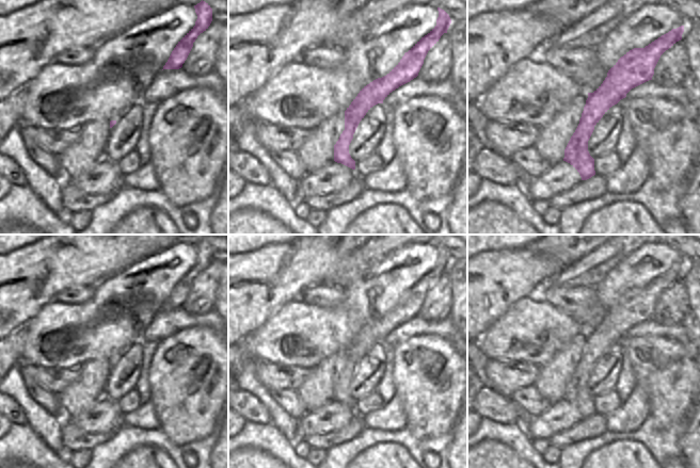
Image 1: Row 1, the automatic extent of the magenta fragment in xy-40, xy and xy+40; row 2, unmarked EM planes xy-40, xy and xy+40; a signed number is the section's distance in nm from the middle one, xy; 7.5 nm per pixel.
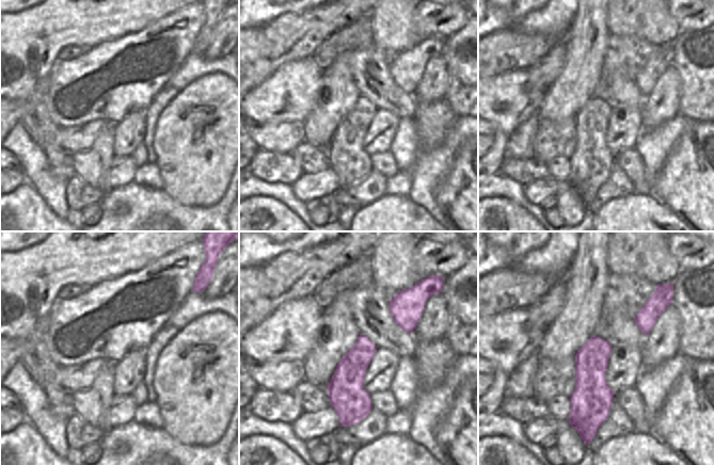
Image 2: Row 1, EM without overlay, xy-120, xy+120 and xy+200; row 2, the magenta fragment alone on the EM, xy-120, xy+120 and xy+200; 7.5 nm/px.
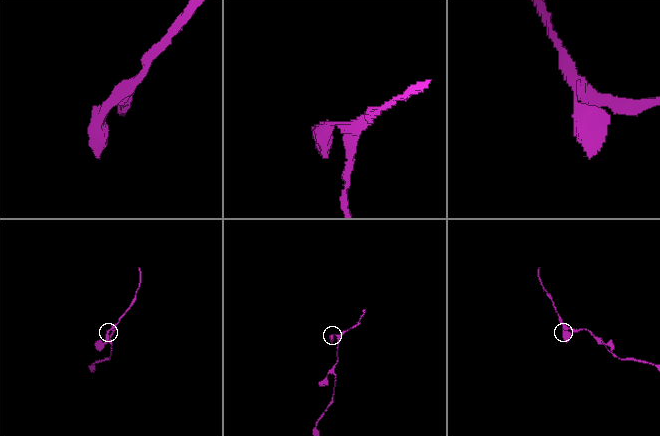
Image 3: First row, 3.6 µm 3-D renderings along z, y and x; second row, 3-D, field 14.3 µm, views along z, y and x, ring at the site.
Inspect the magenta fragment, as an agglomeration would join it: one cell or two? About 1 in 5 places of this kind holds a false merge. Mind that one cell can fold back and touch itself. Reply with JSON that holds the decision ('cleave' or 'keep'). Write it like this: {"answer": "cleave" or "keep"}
{"answer": "keep"}

